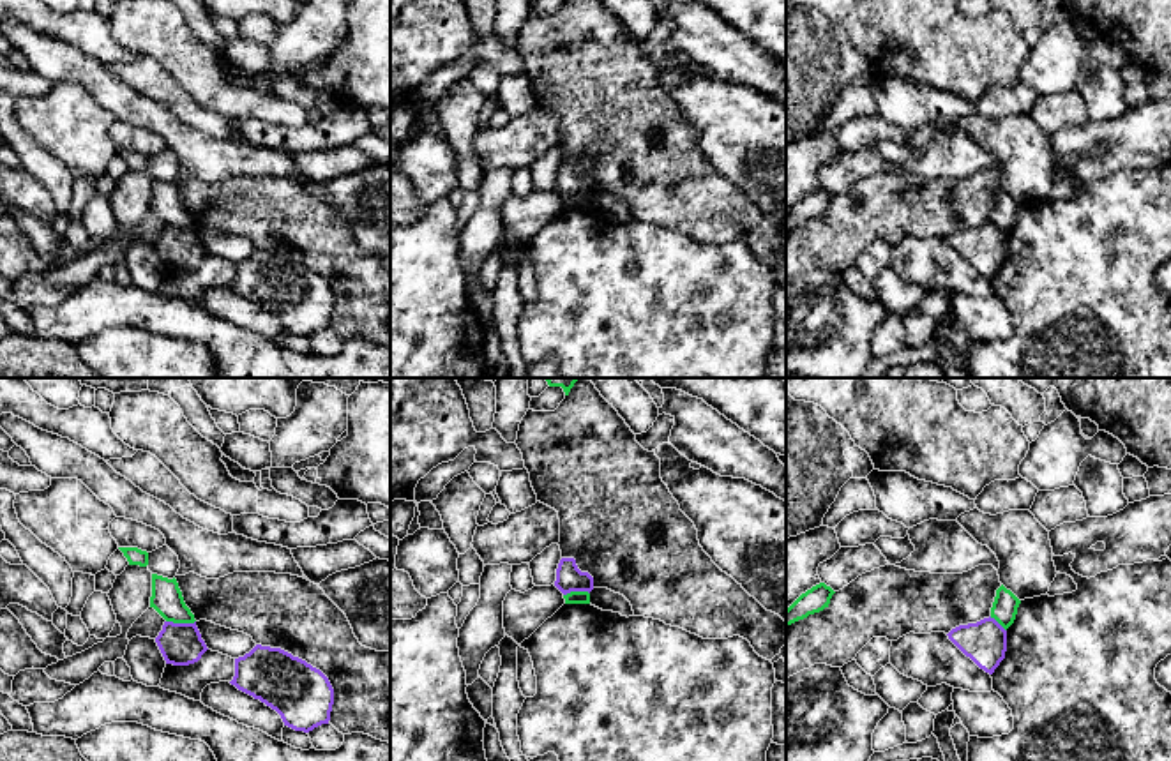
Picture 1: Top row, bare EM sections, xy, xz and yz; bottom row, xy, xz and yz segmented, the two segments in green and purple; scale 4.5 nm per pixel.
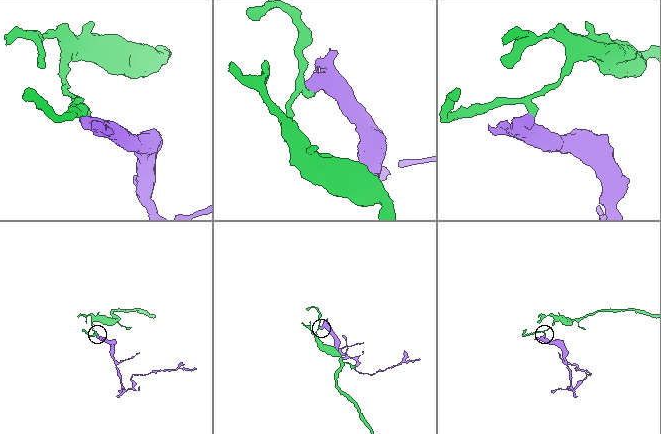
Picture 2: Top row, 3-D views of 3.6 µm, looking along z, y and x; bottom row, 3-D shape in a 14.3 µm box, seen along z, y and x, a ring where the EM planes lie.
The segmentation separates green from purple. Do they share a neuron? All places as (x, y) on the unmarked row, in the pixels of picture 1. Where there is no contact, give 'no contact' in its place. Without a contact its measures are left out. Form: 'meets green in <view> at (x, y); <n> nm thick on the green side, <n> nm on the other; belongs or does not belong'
meets green in xy at (181, 226); 150 nm thick on the green side, 190 nm on the other; does not belong

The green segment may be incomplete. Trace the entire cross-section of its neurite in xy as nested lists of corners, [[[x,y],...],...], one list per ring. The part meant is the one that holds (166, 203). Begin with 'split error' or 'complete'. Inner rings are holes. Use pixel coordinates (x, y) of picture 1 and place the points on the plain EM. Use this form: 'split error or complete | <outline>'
complete | [[[152,178],[152,201],[150,212],[154,212],[166,226],[173,228],[194,228],[194,219],[185,210],[177,184],[168,184]]]

